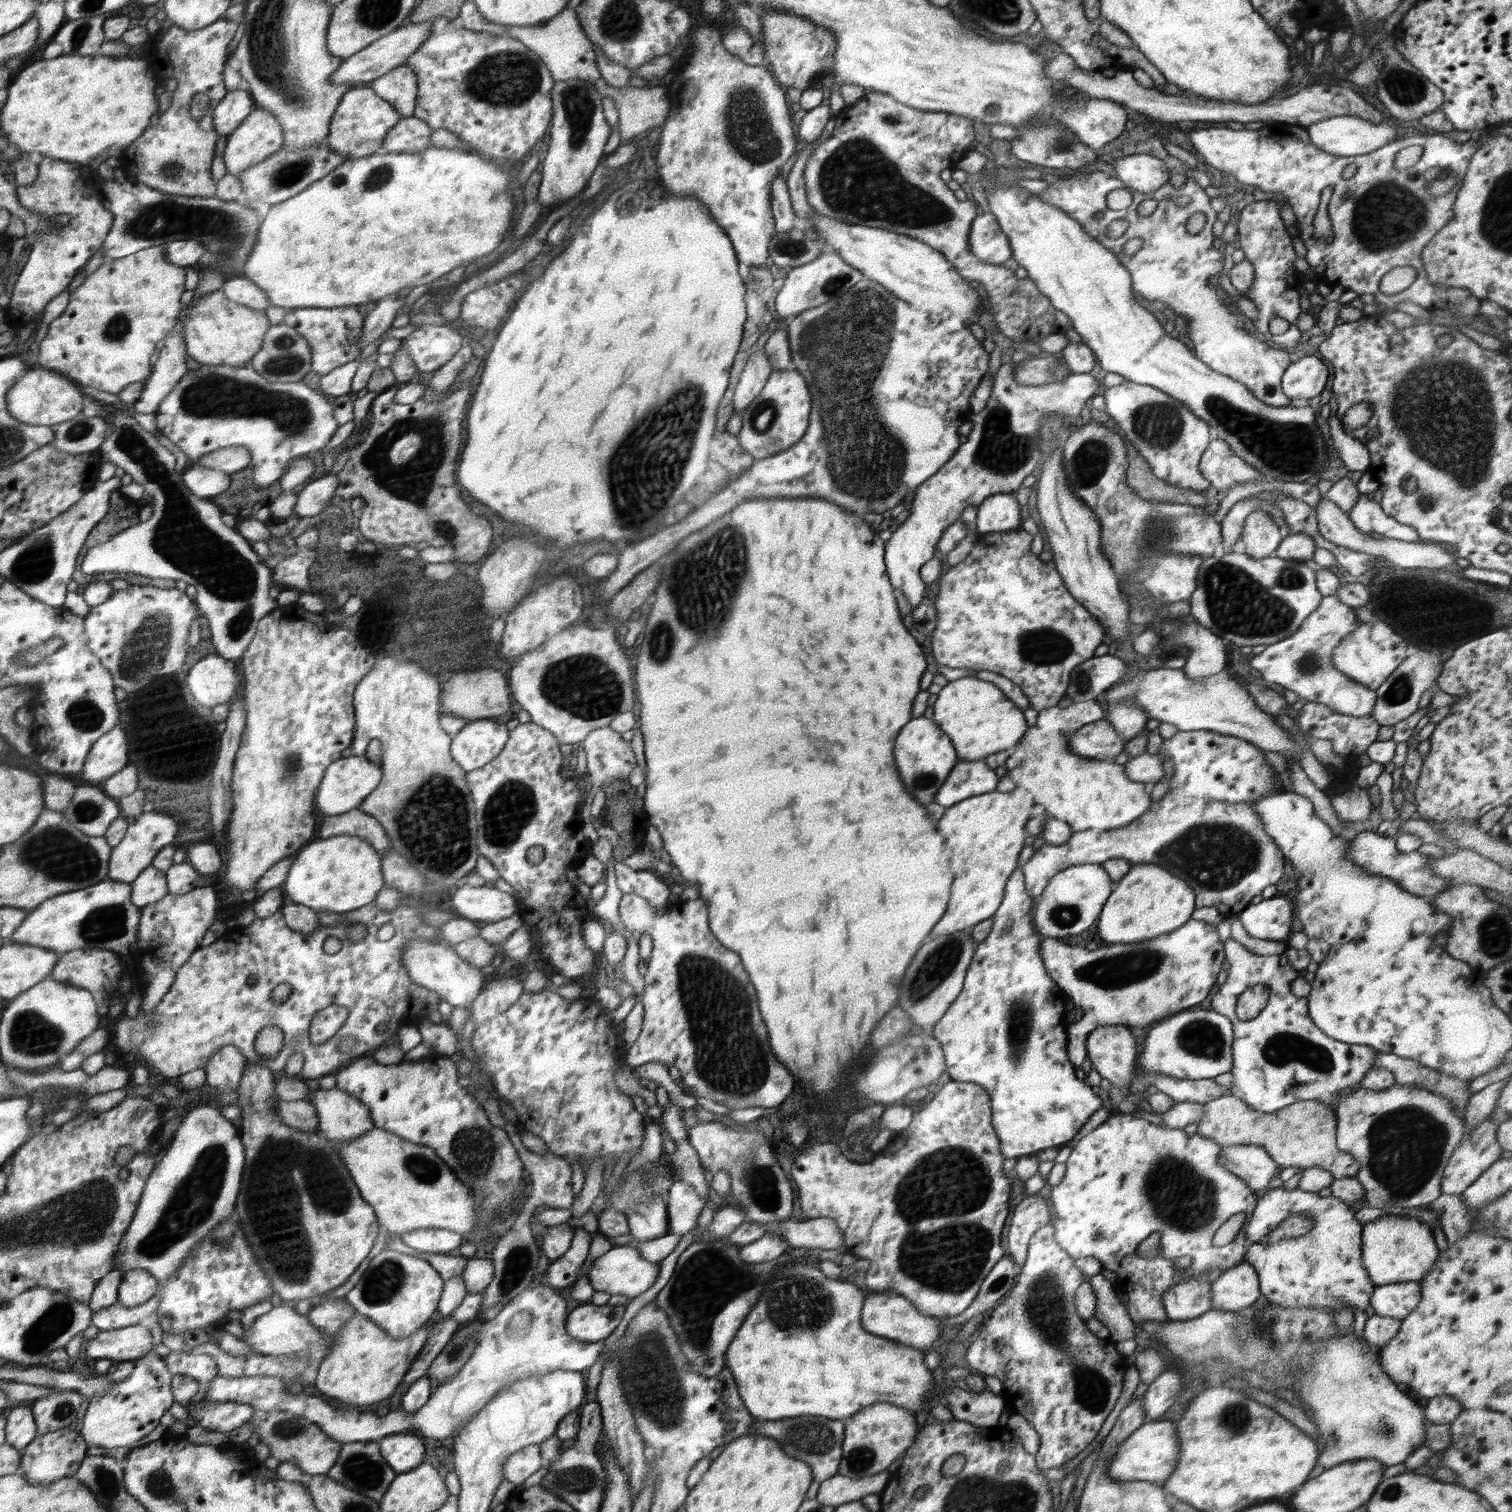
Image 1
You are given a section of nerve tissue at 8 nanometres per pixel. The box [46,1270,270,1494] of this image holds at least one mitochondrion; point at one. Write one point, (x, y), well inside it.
(63, 1412)

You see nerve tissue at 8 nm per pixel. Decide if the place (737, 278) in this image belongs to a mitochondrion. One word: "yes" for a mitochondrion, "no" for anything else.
no

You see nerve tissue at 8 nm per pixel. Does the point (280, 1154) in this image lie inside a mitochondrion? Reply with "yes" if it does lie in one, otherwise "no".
yes

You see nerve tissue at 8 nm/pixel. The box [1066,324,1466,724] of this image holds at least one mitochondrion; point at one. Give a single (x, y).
(1237, 603)

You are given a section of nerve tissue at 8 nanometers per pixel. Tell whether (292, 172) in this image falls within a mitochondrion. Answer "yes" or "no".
yes

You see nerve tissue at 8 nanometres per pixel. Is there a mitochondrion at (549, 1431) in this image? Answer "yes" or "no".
no

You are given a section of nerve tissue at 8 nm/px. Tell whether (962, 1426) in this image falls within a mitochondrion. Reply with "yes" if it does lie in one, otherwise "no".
no

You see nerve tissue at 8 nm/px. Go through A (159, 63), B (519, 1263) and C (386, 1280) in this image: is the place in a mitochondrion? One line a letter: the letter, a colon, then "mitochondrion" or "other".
A: other
B: mitochondrion
C: mitochondrion

